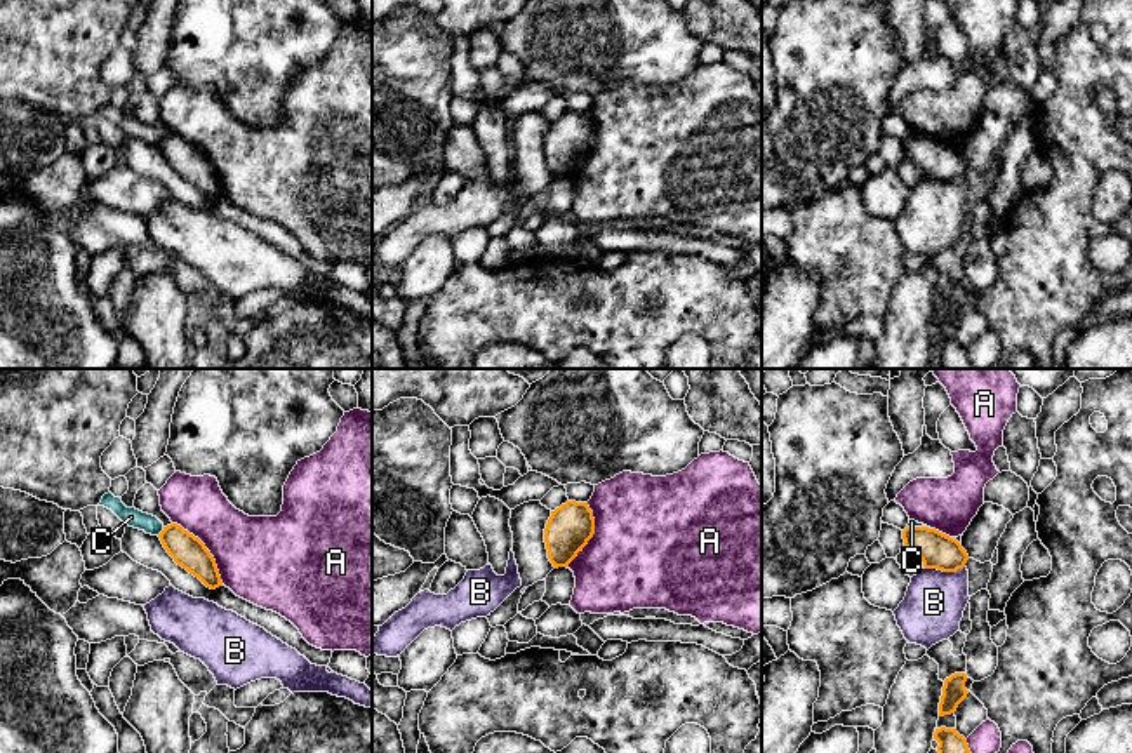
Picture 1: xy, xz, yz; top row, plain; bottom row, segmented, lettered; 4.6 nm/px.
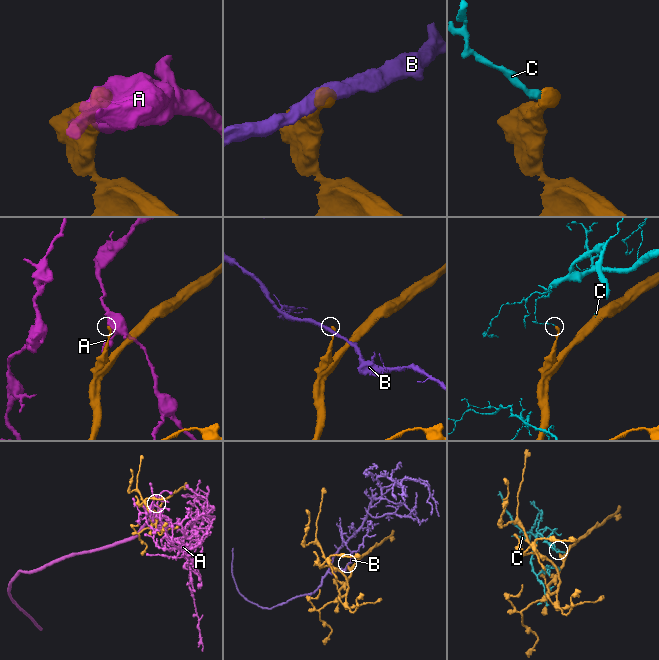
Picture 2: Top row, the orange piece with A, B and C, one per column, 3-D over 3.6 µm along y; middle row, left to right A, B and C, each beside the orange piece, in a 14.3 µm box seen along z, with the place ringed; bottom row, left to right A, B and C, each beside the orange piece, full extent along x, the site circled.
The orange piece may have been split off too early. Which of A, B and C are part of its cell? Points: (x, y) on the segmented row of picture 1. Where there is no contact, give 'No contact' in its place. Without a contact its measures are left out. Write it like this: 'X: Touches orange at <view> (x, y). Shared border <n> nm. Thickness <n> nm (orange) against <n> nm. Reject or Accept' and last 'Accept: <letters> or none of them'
A: Touches orange at xy (206, 548). Shared border 380 nm. Thickness 150 nm (orange) against 380 nm. Reject
B: Touches orange at yz (945, 571). Shared border 190 nm. Thickness 160 nm (orange) against 280 nm. Reject
C: Touches orange at xy (162, 531). Shared border 50 nm. Thickness 150 nm (orange) against 90 nm. Reject
Accept: none of them

